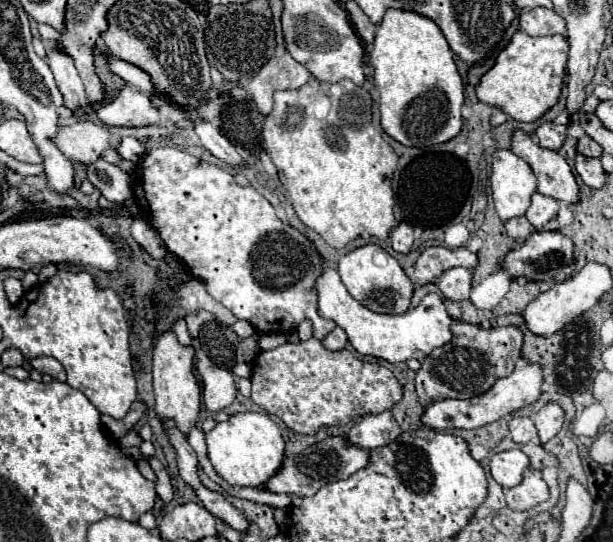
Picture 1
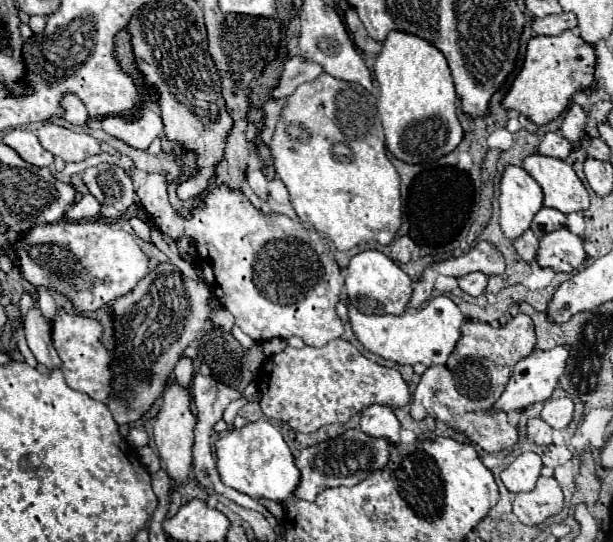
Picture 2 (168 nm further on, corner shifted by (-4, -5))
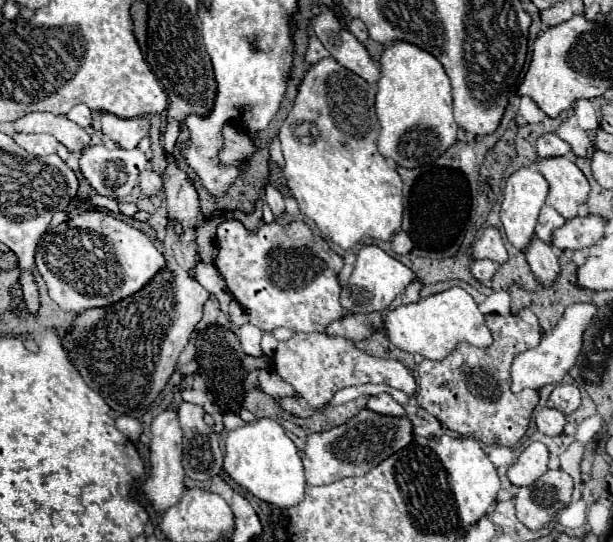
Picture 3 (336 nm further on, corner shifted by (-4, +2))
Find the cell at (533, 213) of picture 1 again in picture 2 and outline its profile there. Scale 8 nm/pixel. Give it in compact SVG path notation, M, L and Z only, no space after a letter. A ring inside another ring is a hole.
M542 207L536 213L534 221L532 221L532 233L540 239L542 235L552 233L552 231L564 227L564 225L566 225L566 215L564 213L554 211L554 209L548 209L548 207Z

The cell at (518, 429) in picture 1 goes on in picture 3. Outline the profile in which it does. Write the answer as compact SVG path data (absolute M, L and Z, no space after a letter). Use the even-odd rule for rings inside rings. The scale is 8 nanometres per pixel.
M540 408L536 414L534 414L534 422L538 426L538 430L546 436L558 436L562 434L562 428L566 424L566 418L562 412L558 410L552 410L552 408Z

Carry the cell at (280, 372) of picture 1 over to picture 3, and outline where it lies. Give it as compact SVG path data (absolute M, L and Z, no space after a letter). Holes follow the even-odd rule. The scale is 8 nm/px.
M324 332L294 334L290 340L280 342L272 358L272 370L294 388L294 396L276 398L276 406L296 418L310 418L316 412L322 412L330 404L334 394L346 386L388 384L396 390L406 392L408 396L416 392L414 376L398 360L370 356L364 350L358 350L352 340L330 336Z

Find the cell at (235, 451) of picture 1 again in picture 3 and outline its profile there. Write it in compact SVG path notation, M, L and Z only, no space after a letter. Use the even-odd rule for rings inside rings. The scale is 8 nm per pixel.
M260 418L256 422L230 430L224 446L226 446L224 472L234 482L244 486L250 494L280 508L290 508L302 502L306 486L304 466L298 456L298 448L286 436L286 430L276 420Z

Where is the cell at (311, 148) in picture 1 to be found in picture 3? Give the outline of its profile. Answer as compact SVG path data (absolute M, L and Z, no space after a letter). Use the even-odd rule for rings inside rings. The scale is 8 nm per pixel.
M324 58L320 60L318 64L314 64L304 80L300 82L300 88L298 88L298 96L294 100L294 106L292 110L288 112L284 124L280 126L280 132L278 132L278 138L282 142L282 154L284 154L284 176L286 176L286 182L288 182L288 188L292 192L292 196L296 198L298 206L300 206L300 212L306 214L310 220L316 222L316 226L322 230L324 236L328 236L334 244L338 244L340 248L348 250L352 248L354 244L361 241L372 241L372 240L390 240L396 232L401 230L402 217L404 211L404 197L402 193L402 178L400 174L396 172L394 166L388 164L388 160L378 152L378 132L380 132L380 124L378 124L378 118L376 118L376 112L374 112L374 98L376 98L376 88L372 84L368 84L366 80L362 80L360 76L356 76L354 72L346 70L344 66L340 66L334 58Z

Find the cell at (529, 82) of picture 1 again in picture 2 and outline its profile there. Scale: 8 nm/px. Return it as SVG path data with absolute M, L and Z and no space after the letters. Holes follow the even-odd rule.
M564 31L556 37L532 37L524 67L504 97L506 109L516 109L536 125L546 125L556 119L572 101L574 93L596 87L596 51L576 31Z

